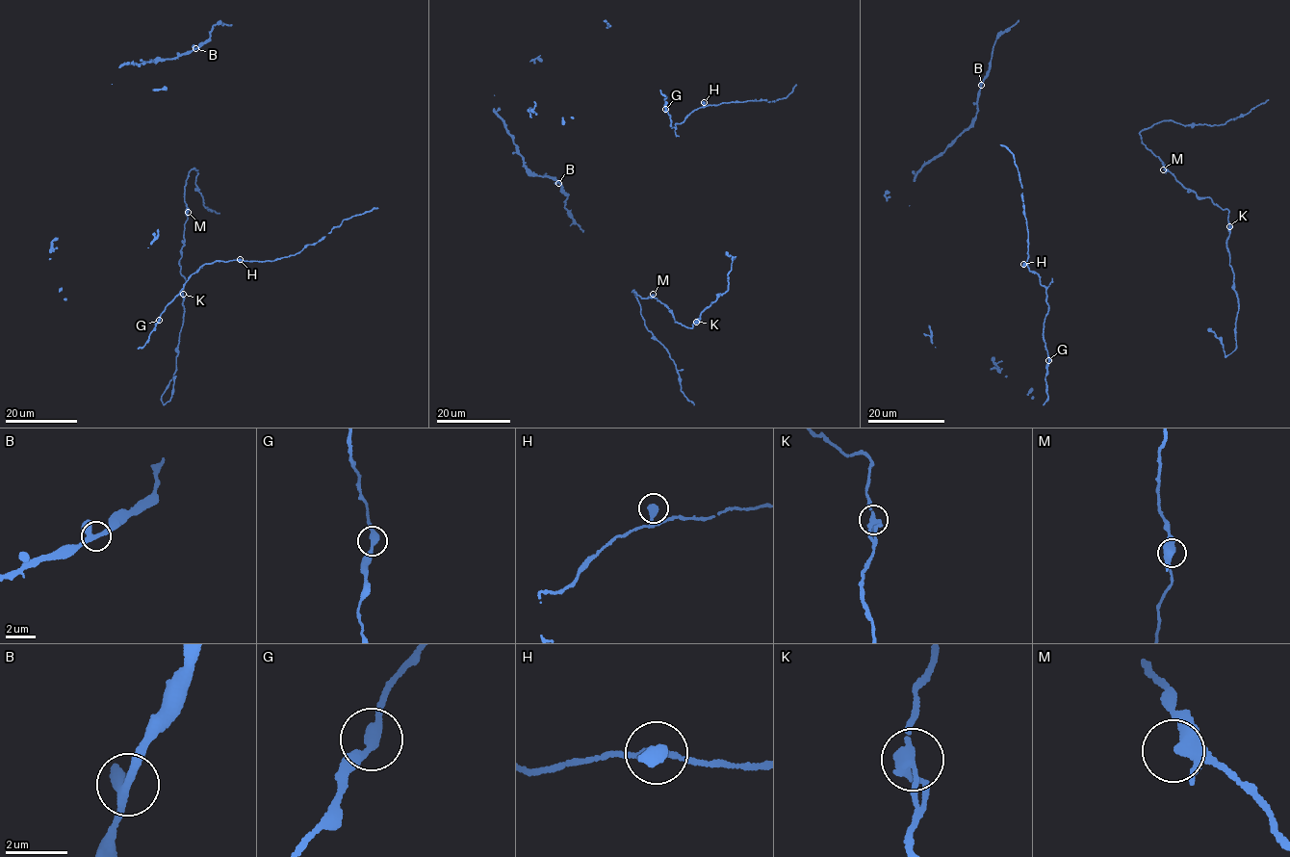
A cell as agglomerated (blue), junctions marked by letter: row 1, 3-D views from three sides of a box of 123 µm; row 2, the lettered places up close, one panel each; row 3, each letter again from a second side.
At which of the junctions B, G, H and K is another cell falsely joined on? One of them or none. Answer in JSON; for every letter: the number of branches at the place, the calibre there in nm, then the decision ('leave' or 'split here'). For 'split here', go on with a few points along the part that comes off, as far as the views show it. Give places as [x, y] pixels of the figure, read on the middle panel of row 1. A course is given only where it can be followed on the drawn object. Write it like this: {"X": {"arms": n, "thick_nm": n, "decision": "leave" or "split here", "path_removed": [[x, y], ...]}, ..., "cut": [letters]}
{"B": {"arms": 3, "thick_nm": 280, "decision": "leave"}, "G": {"arms": 2, "thick_nm": 320, "decision": "leave"}, "H": {"arms": 2, "thick_nm": 360, "decision": "leave"}, "K": {"arms": 3, "thick_nm": 280, "decision": "leave"}, "cut": []}

